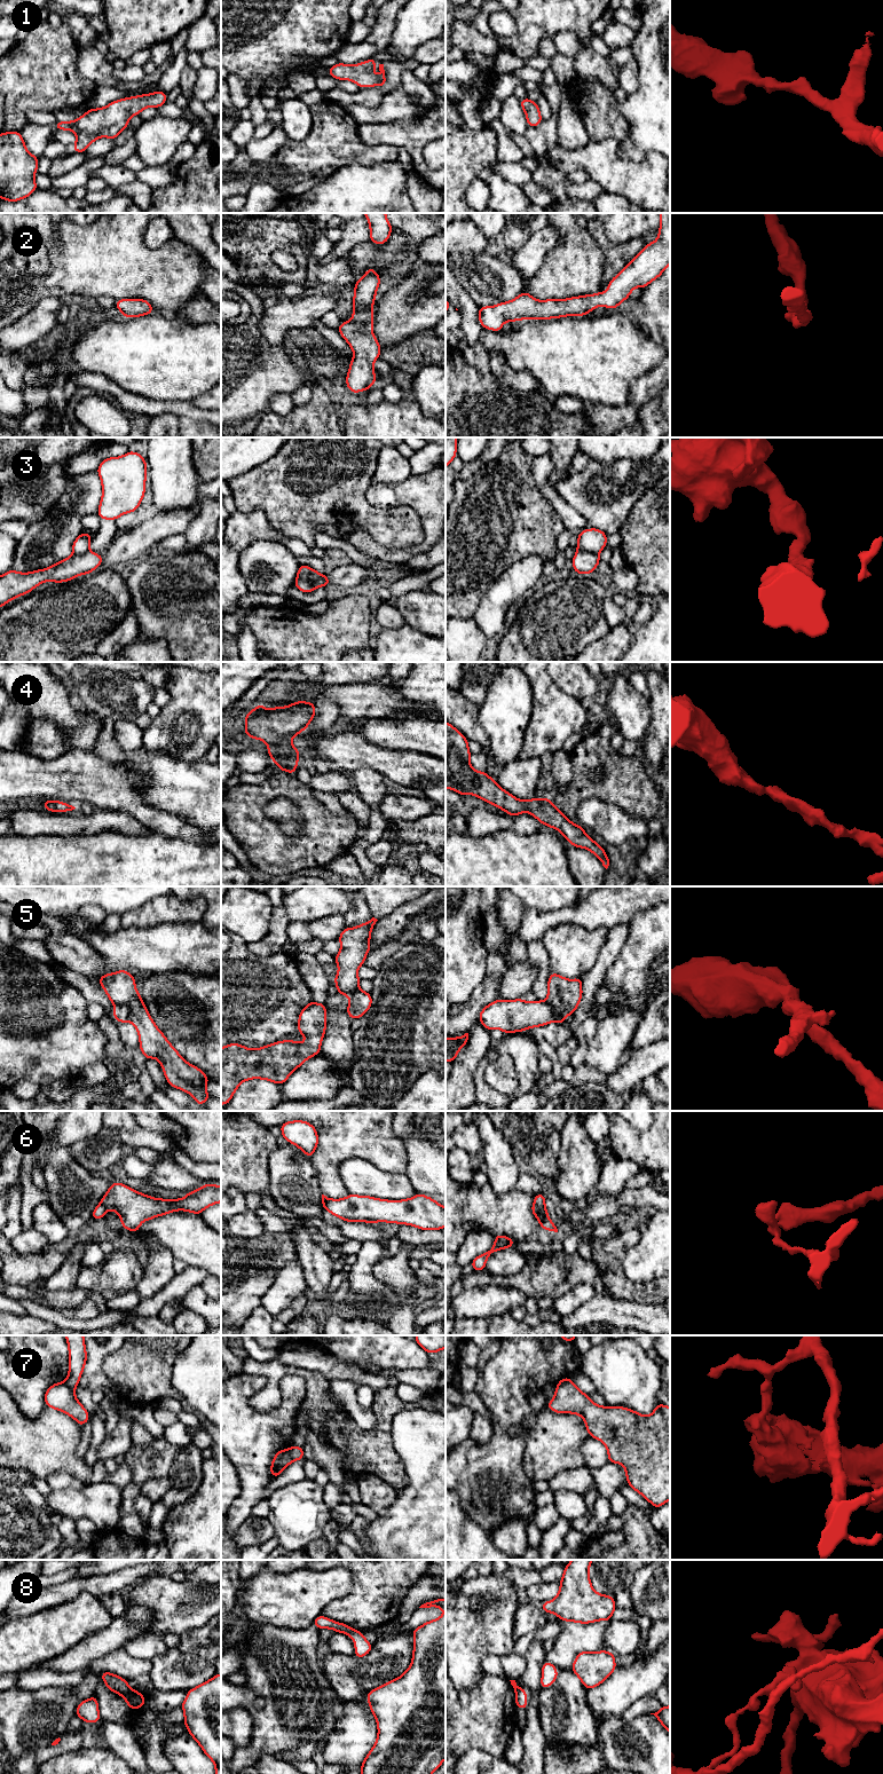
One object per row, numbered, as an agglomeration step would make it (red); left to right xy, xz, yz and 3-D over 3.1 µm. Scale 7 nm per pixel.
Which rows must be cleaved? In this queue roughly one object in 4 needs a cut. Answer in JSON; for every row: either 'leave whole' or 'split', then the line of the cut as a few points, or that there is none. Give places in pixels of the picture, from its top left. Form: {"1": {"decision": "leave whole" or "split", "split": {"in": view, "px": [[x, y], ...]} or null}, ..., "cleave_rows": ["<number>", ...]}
{"1": {"decision": "leave whole", "split": null}, "2": {"decision": "leave whole", "split": null}, "3": {"decision": "split", "split": {"in": "xz", "px": [[310, 568], [310, 582], [315, 588]]}}, "4": {"decision": "leave whole", "split": null}, "5": {"decision": "split", "split": {"in": "xy", "px": [[115, 1003], [125, 1003], [128, 1007], [128, 1020]]}}, "6": {"decision": "split", "split": {"in": "yz", "px": [[533, 1204], [538, 1211], [538, 1219]]}}, "7": {"decision": "split", "split": {"in": "xz", "px": [[289, 1449], [293, 1459]]}}, "8": {"decision": "split", "split": {"in": "xy", "px": [[128, 1688], [120, 1695]]}}, "cleave_rows": ["3", "5", "6", "7", "8"]}

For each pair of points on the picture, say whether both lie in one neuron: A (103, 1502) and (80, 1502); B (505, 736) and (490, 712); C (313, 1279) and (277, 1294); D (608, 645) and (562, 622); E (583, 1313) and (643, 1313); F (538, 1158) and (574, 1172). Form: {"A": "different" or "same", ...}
{"A": "same", "B": "same", "C": "different", "D": "different", "E": "same", "F": "different"}

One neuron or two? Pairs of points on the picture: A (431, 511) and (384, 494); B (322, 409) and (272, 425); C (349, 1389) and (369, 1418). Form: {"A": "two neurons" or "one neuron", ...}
{"A": "one neuron", "B": "one neuron", "C": "one neuron"}

